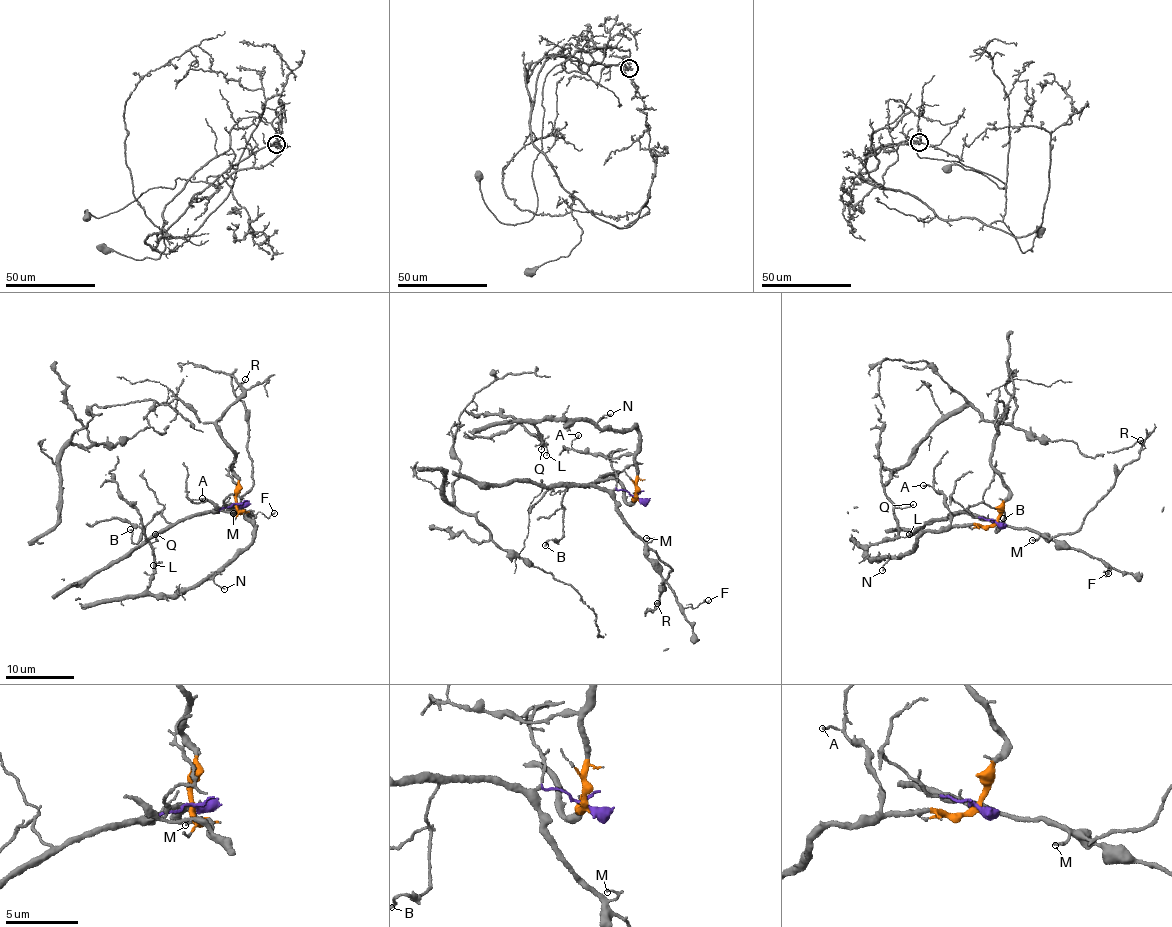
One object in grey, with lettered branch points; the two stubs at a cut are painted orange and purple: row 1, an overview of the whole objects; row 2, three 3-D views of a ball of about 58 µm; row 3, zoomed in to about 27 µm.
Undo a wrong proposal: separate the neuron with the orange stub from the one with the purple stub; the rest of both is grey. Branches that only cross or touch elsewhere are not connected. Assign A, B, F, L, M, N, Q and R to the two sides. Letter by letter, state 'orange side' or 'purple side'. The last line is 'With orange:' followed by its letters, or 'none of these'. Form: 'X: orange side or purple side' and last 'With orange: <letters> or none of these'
A: orange side
B: purple side
F: purple side
L: orange side
M: purple side
N: orange side
Q: orange side
R: purple side
With orange: A, L, N, Q

